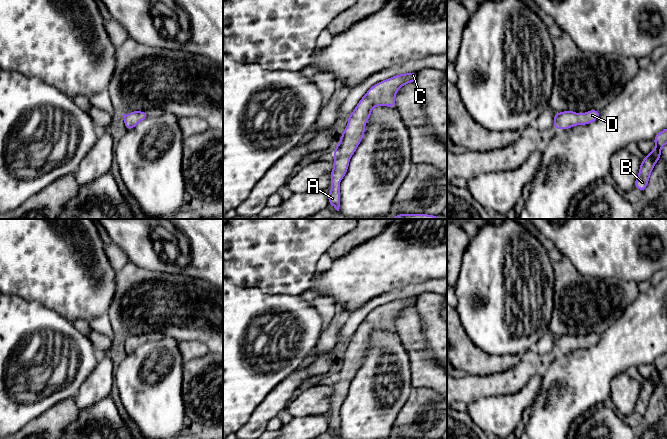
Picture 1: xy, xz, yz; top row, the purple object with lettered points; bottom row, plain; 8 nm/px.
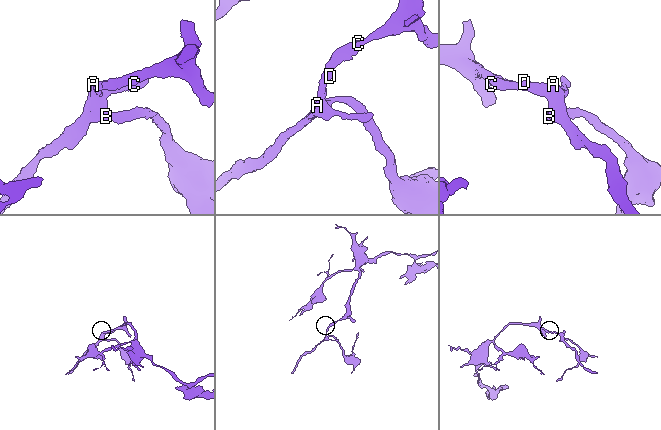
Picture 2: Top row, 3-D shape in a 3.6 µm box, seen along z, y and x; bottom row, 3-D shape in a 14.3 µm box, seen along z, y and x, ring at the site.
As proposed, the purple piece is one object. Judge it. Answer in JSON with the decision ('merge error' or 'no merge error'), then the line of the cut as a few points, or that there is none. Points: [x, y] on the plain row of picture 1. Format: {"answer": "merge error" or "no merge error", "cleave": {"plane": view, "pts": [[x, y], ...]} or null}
{"answer": "no merge error", "cleave": null}

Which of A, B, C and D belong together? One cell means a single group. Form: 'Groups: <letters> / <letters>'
Groups: A B C D

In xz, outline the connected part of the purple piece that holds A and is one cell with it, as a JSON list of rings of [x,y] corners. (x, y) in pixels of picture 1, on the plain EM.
[[[417,296],[399,298],[387,304],[373,309],[363,322],[358,326],[354,335],[348,341],[348,350],[343,354],[339,363],[340,369],[334,372],[334,392],[330,398],[332,405],[331,416],[328,418],[329,429],[339,435],[340,431],[340,409],[344,402],[351,380],[356,375],[359,367],[364,361],[364,351],[369,344],[372,333],[375,330],[395,331],[395,320],[397,314],[407,307],[415,306]]]

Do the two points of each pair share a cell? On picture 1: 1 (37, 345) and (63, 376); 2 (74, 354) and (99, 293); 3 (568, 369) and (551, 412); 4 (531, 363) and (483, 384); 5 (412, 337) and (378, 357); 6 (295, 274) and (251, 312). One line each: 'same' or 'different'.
1: same
2: different
3: same
4: same
5: different
6: different

